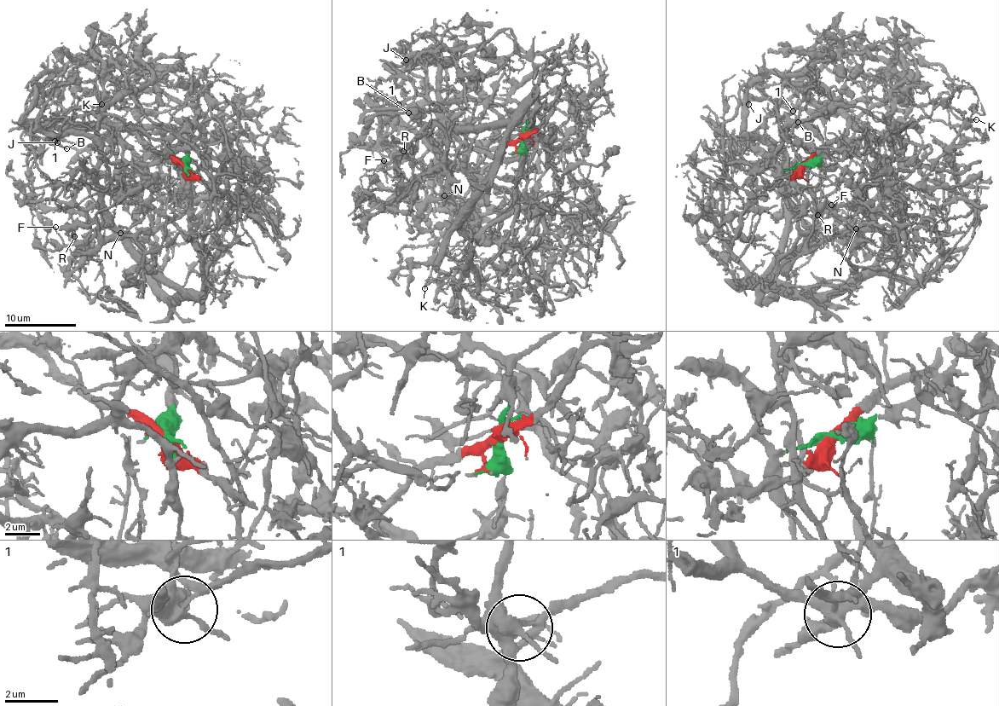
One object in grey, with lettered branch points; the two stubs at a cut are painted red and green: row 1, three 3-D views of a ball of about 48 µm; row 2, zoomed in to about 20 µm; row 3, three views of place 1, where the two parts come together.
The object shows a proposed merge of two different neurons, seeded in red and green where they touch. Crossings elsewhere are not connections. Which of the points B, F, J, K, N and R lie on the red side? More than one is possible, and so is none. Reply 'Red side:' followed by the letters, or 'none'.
Red side: K

